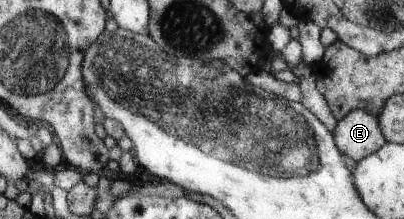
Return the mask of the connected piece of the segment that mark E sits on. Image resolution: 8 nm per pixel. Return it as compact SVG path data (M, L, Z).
M361 108L340 119L332 134L340 150L356 162L375 154L388 142L378 117Z

